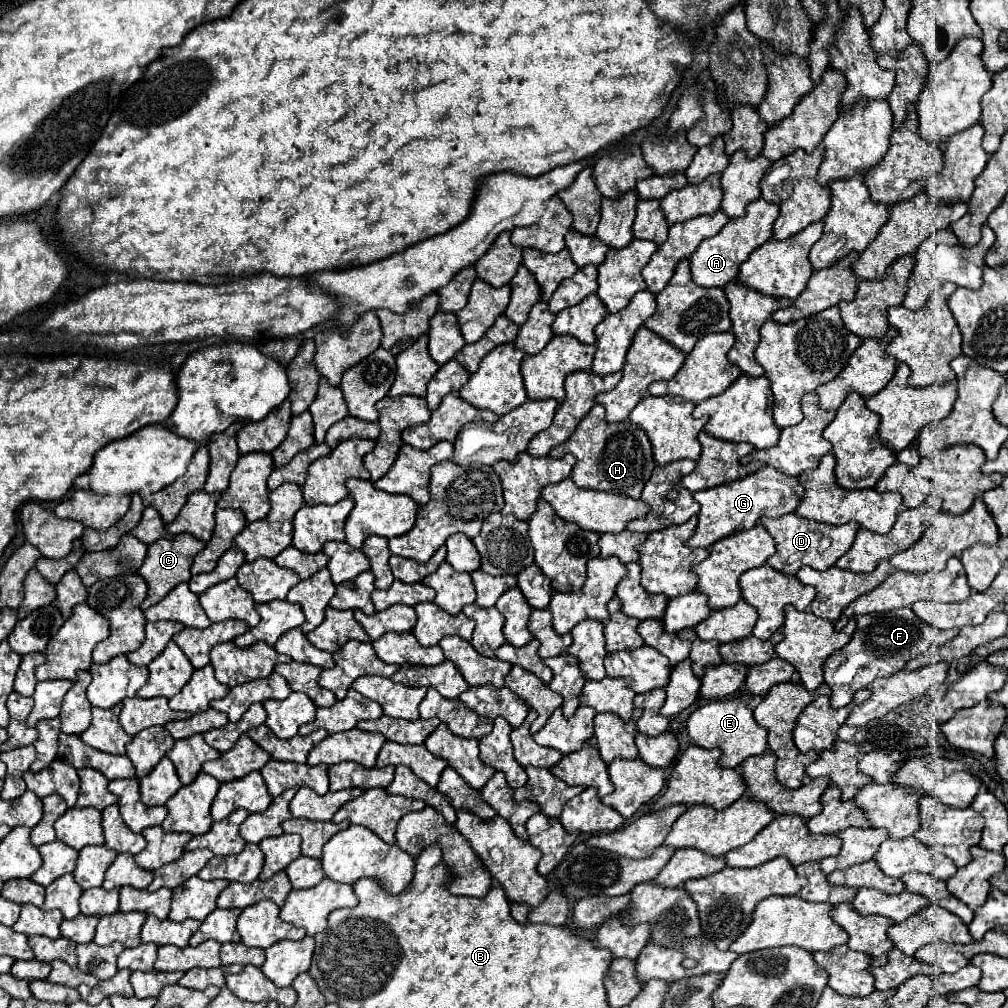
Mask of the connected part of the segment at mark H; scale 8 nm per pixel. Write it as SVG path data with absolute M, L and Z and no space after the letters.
M597 404L577 426L577 430L565 440L563 444L555 446L549 456L563 456L573 454L577 458L571 478L579 488L585 490L601 490L601 492L613 492L629 498L641 498L641 490L645 482L649 480L655 462L651 454L651 444L645 436L645 432L631 422L619 422L619 424L607 424L603 408Z

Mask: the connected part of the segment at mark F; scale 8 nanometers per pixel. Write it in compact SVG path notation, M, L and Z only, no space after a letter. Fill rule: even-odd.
M899 608L875 616L857 616L857 632L853 640L823 662L825 684L831 688L831 706L847 706L857 690L867 688L877 678L891 676L903 670L903 666L911 658L927 652L931 646L941 646L951 638L951 632L943 632L931 628L929 624L923 624L923 620L919 620L911 608Z

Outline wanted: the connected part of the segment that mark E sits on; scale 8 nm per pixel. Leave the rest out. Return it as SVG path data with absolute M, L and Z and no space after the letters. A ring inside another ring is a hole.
M725 698L701 706L689 716L687 734L691 738L691 744L699 748L709 748L709 750L719 748L723 752L719 758L721 768L737 768L749 756L767 752L767 730L757 726L753 718L753 710L749 710L741 698L731 698L731 700Z

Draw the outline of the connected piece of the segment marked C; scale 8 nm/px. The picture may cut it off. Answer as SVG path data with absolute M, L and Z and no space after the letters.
M188 533L176 535L171 540L157 540L147 548L147 556L143 560L143 566L137 570L139 576L145 578L149 592L147 598L141 602L141 610L147 610L149 606L157 604L167 596L171 588L175 588L181 582L189 582L191 579L190 568L194 557L205 547L204 542L196 539Z

